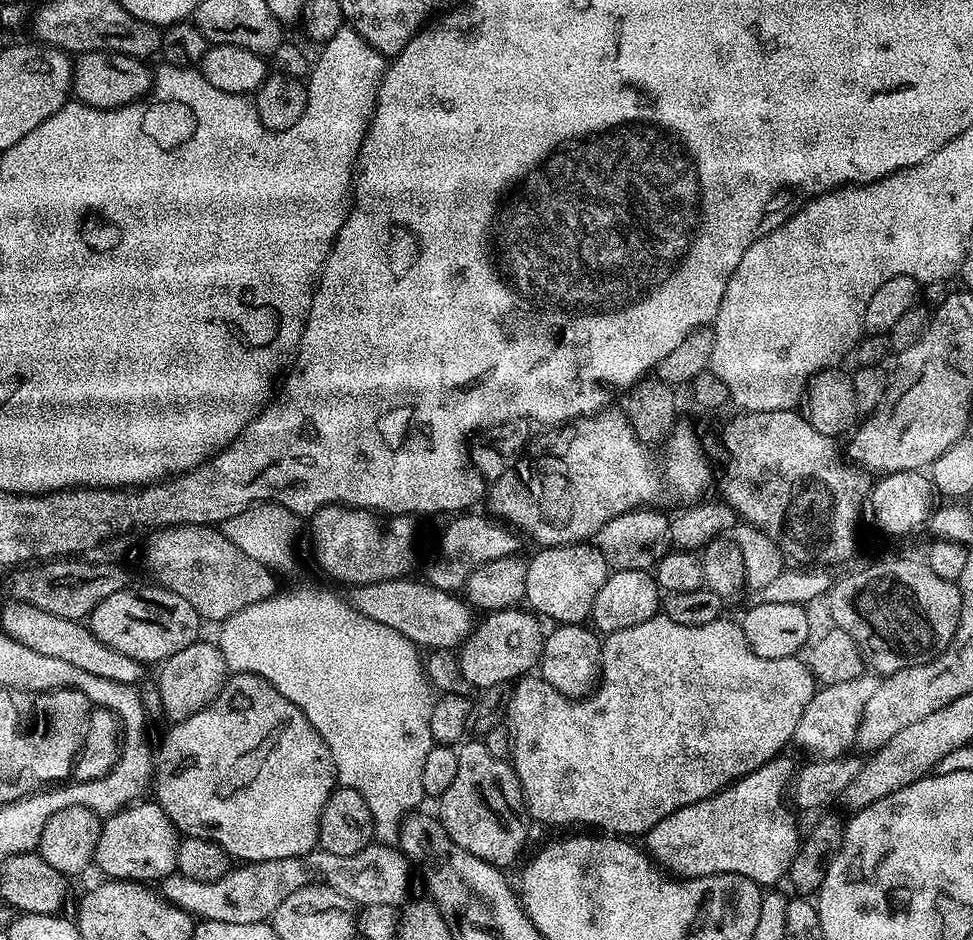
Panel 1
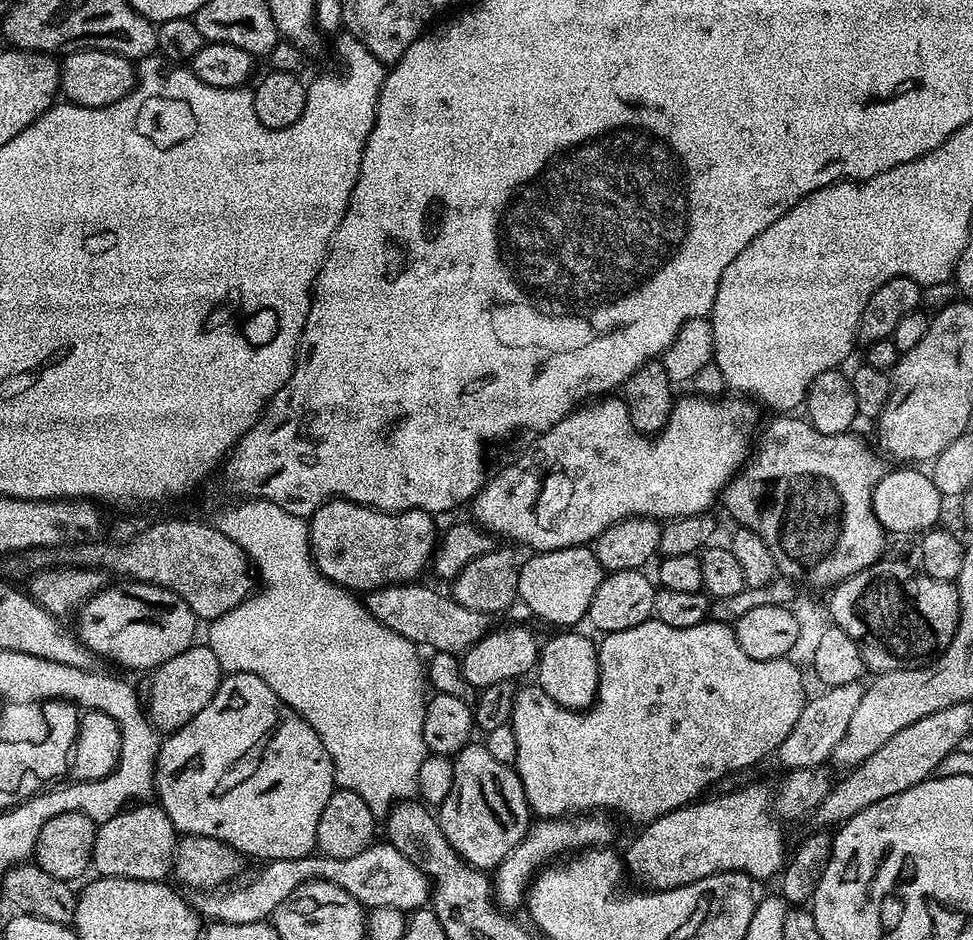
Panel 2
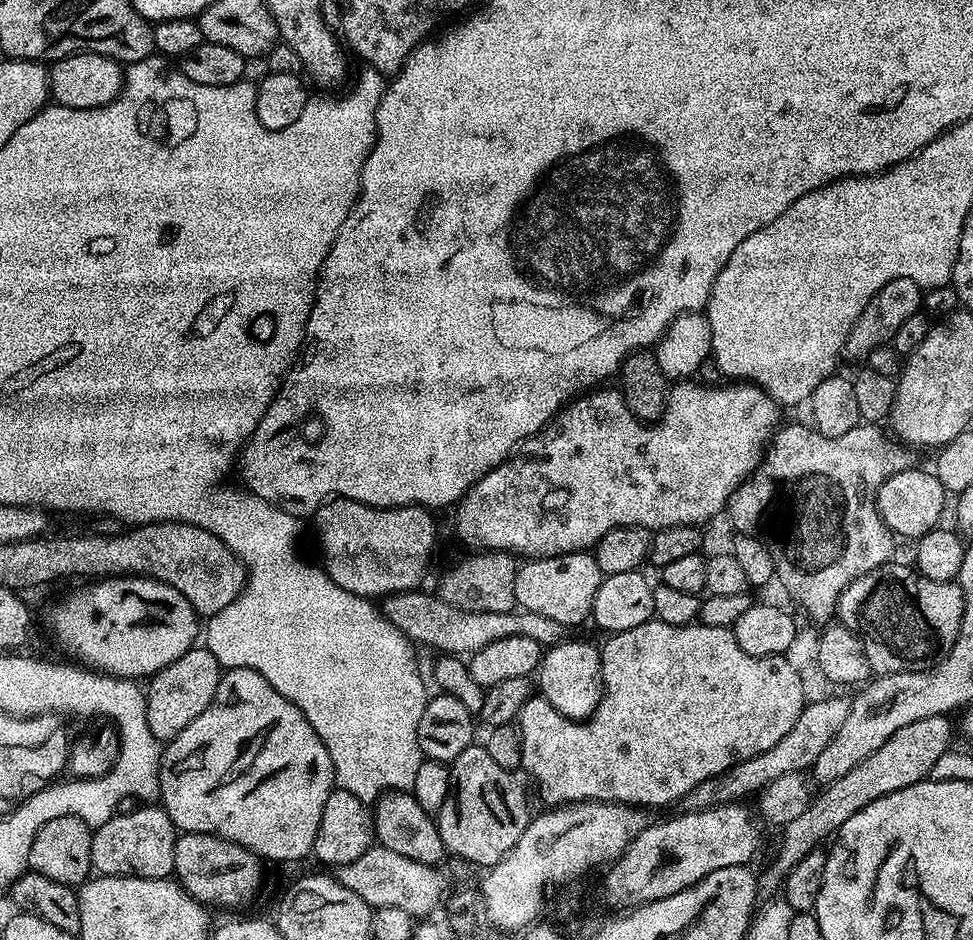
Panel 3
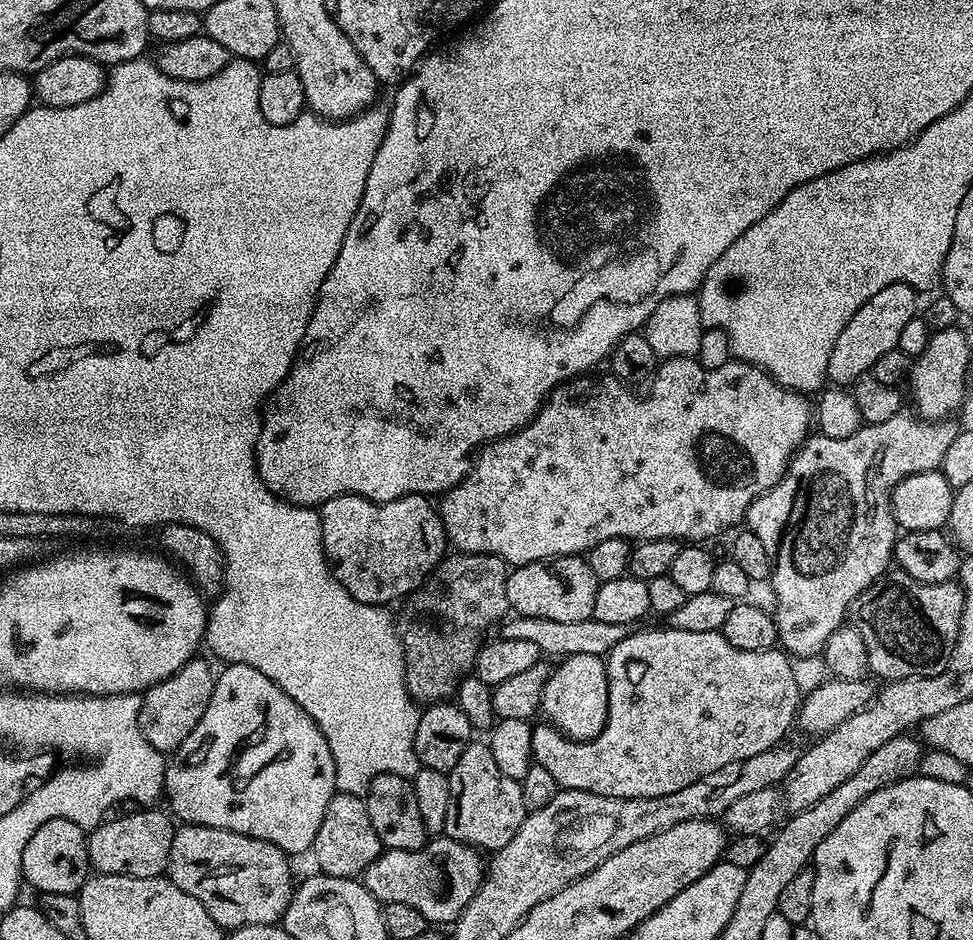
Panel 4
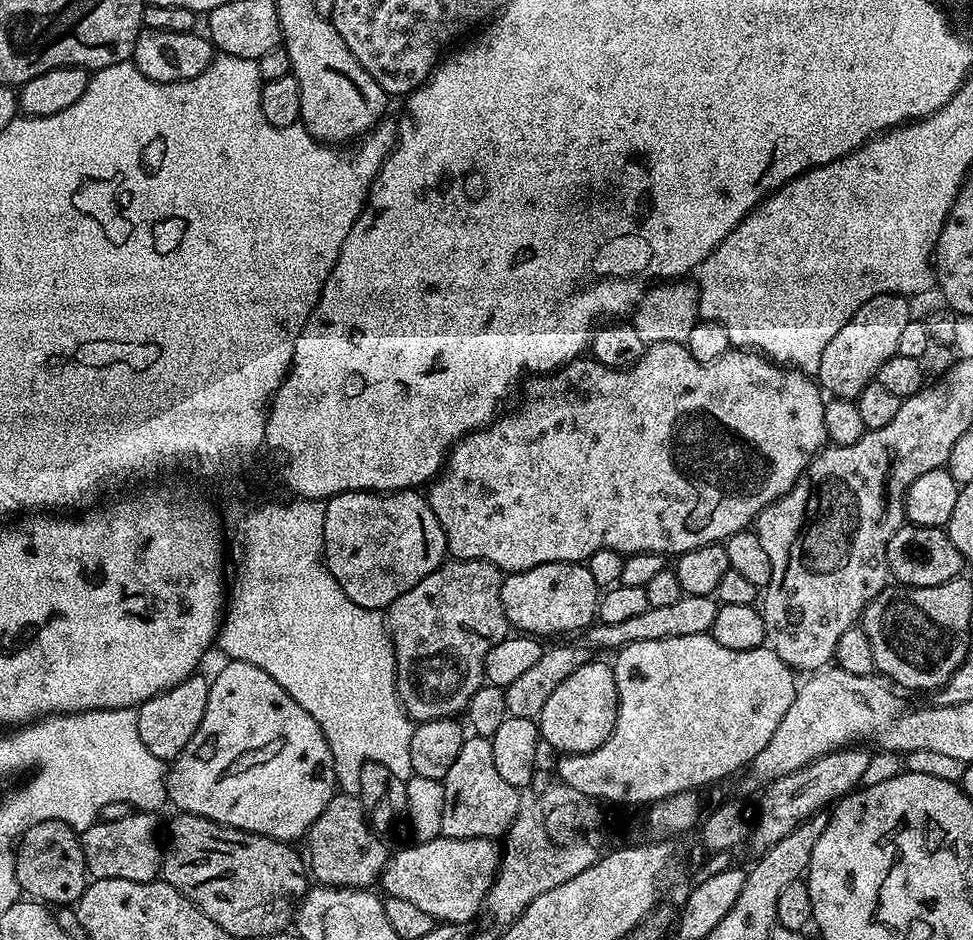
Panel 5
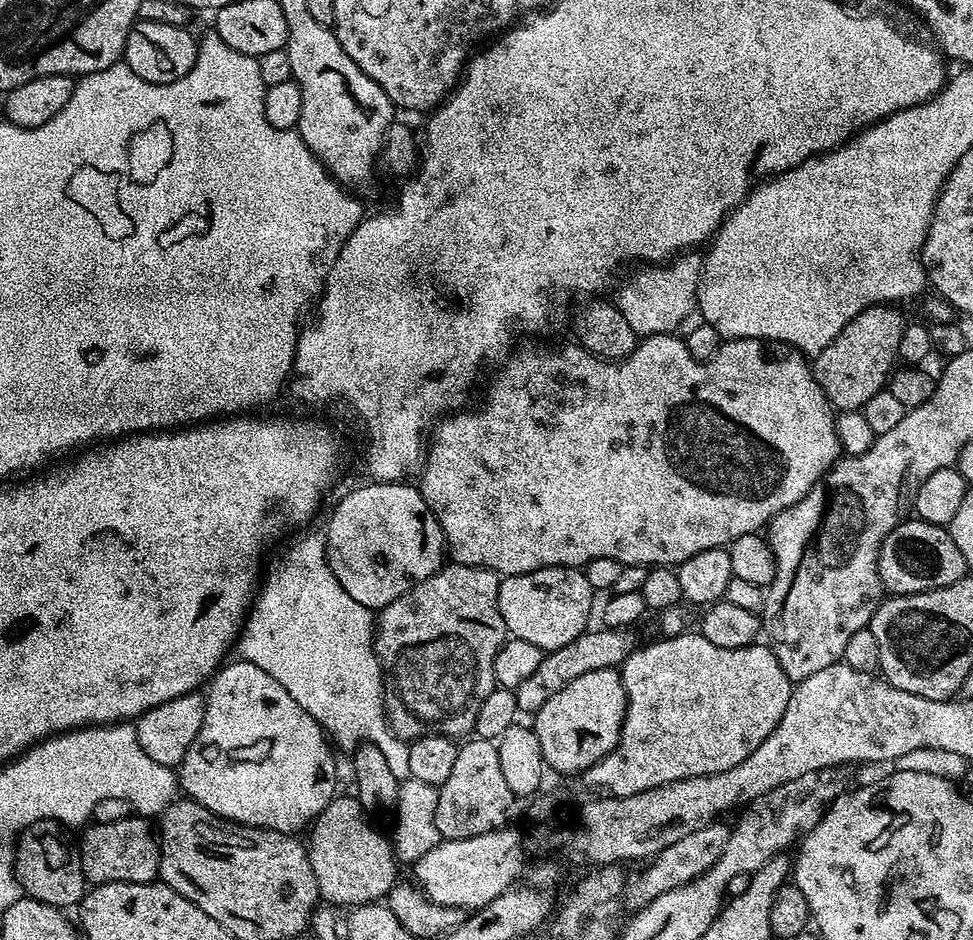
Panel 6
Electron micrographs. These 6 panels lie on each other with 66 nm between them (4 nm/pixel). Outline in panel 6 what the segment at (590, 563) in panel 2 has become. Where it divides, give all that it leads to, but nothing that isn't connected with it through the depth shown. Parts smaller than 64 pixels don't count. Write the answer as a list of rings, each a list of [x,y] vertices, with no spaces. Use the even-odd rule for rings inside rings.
[[[539,568],[533,572],[501,579],[498,610],[502,614],[502,622],[515,639],[531,642],[547,654],[566,646],[566,642],[574,642],[581,634],[589,631],[588,619],[592,616],[592,596],[594,590],[580,568]]]

